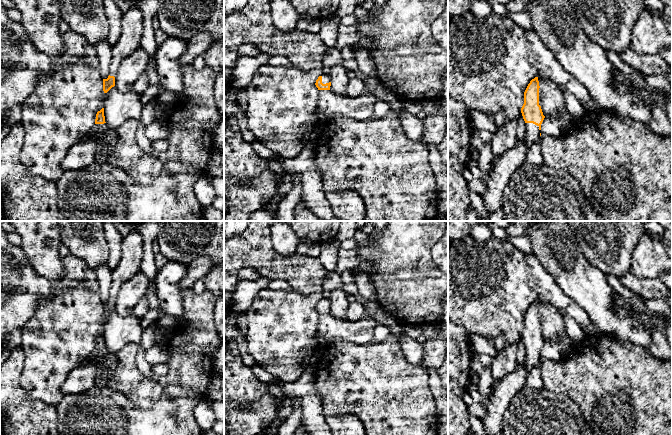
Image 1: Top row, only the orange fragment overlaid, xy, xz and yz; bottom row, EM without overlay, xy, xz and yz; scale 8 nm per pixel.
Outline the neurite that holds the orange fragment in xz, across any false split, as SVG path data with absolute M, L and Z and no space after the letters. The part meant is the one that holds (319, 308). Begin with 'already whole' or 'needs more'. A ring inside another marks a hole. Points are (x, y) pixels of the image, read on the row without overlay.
needs more; M322 298L318 301L315 307L318 314L330 314L331 302L328 298Z

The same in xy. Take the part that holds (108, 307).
needs more; M138 229L123 237L121 243L121 259L117 267L112 270L112 281L109 300L103 303L103 315L107 317L115 310L115 299L121 285L140 272L143 258L143 237Z

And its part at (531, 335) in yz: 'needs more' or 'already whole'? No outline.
needs more

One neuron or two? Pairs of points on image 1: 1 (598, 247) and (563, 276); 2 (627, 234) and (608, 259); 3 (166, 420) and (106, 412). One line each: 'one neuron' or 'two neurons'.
1: two neurons
2: one neuron
3: one neuron

